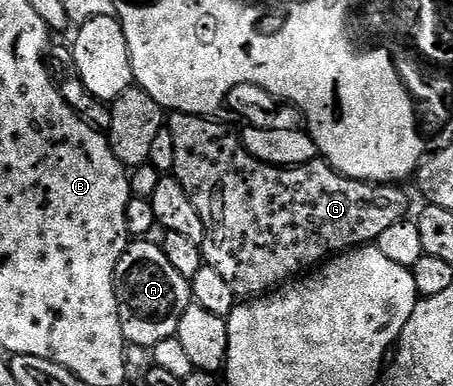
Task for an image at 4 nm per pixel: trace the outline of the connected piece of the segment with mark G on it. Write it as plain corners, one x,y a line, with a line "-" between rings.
173,113
168,118
167,128
171,131
171,139
175,139
175,167
172,176
176,177
178,183
187,191
191,203
195,203
195,211
205,224
205,242
203,252
205,255
205,264
210,265
227,283
231,283
231,291
235,291
238,298
252,299
258,295
264,295
294,279
300,278
306,271
320,266
326,259
338,254
348,253
350,249
360,249
362,245
372,245
395,223
406,220
409,209
409,197
404,193
404,188
396,184
375,185
367,181
356,181
347,175
343,175
337,169
330,167
328,161
316,159
305,165
285,168
283,166
268,165
267,162
261,162
259,159
252,157
245,150
244,143
236,132
234,134
229,129
224,129
217,122
217,119
208,117
197,117
194,113

